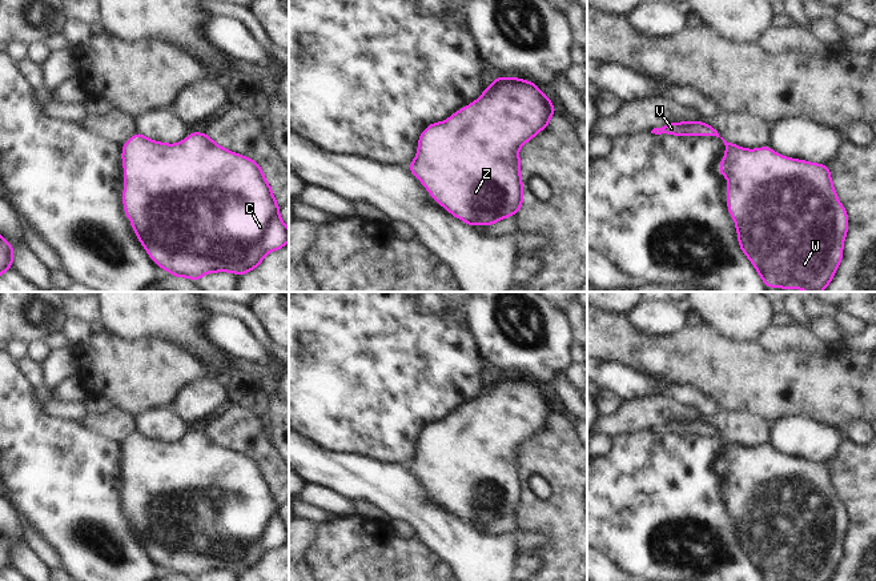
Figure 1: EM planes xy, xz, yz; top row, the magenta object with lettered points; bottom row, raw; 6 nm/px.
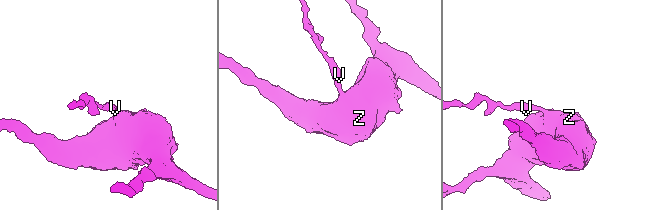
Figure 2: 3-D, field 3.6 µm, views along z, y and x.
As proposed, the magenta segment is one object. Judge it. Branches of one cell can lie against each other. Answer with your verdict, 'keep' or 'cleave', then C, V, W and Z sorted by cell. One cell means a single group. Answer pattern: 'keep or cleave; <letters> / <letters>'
keep; C V W Z

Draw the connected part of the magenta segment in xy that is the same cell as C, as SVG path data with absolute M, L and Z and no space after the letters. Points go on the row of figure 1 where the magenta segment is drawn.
M137 132L122 144L124 212L150 259L174 277L198 281L205 273L232 272L244 276L257 268L265 255L289 241L280 205L261 167L249 157L217 145L206 133L192 132L178 144L153 141Z

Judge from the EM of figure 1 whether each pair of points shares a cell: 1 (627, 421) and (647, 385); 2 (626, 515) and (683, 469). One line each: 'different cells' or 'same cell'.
1: different cells
2: same cell

